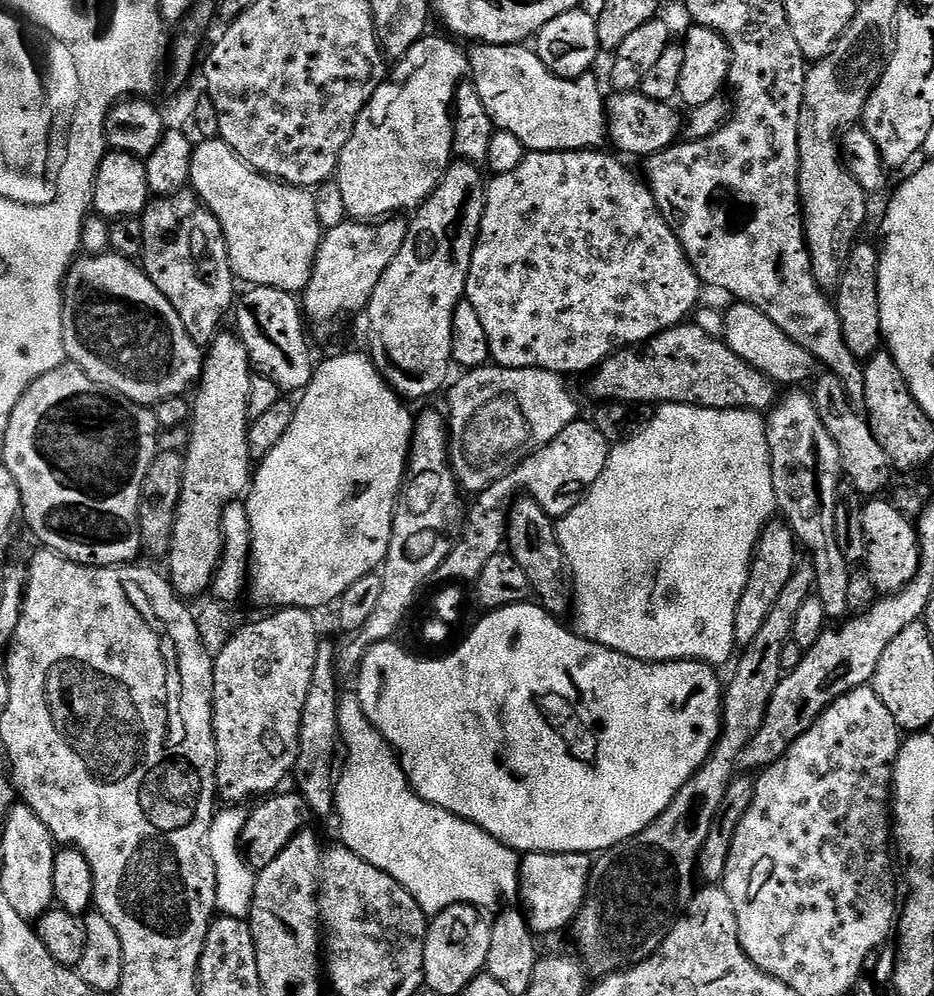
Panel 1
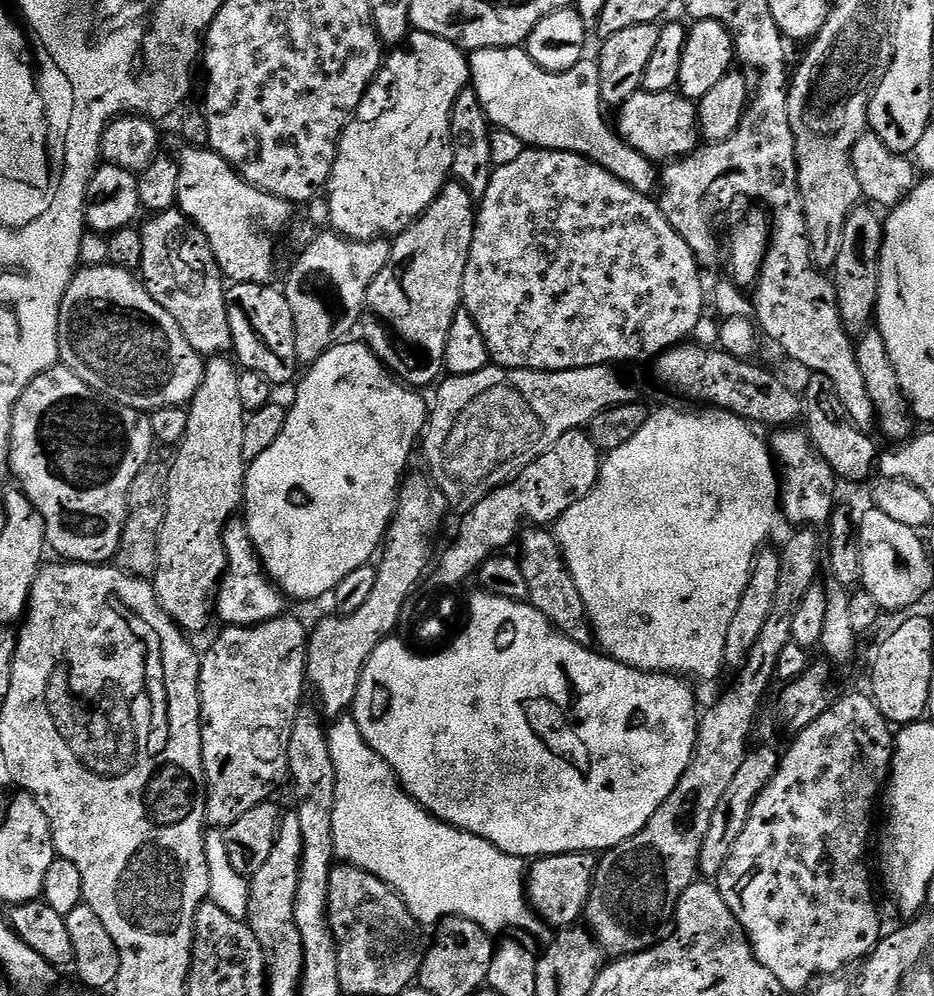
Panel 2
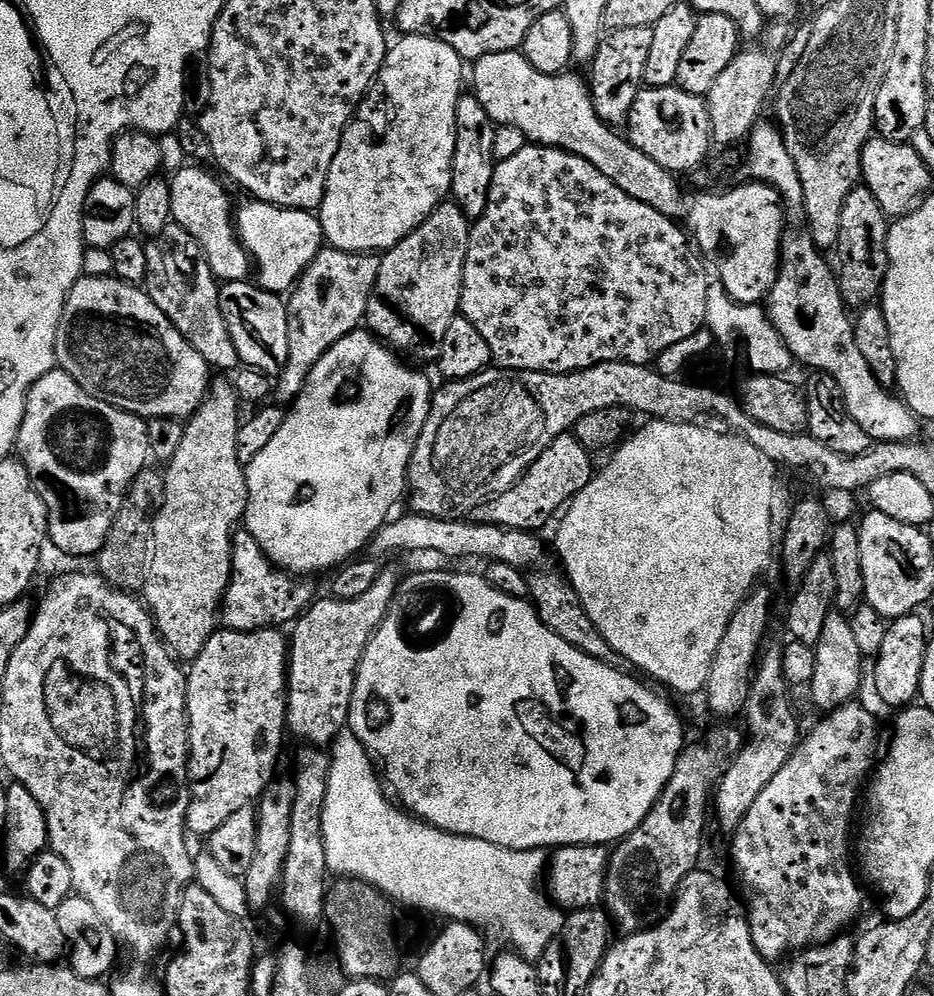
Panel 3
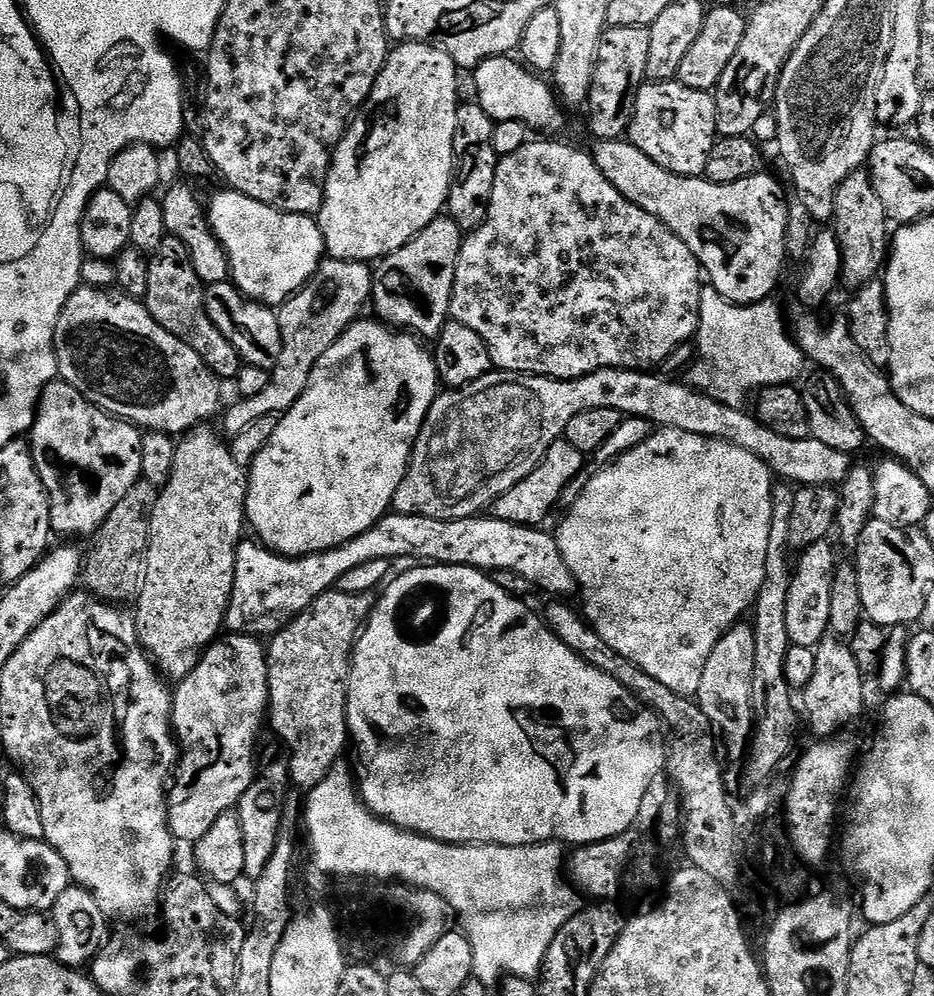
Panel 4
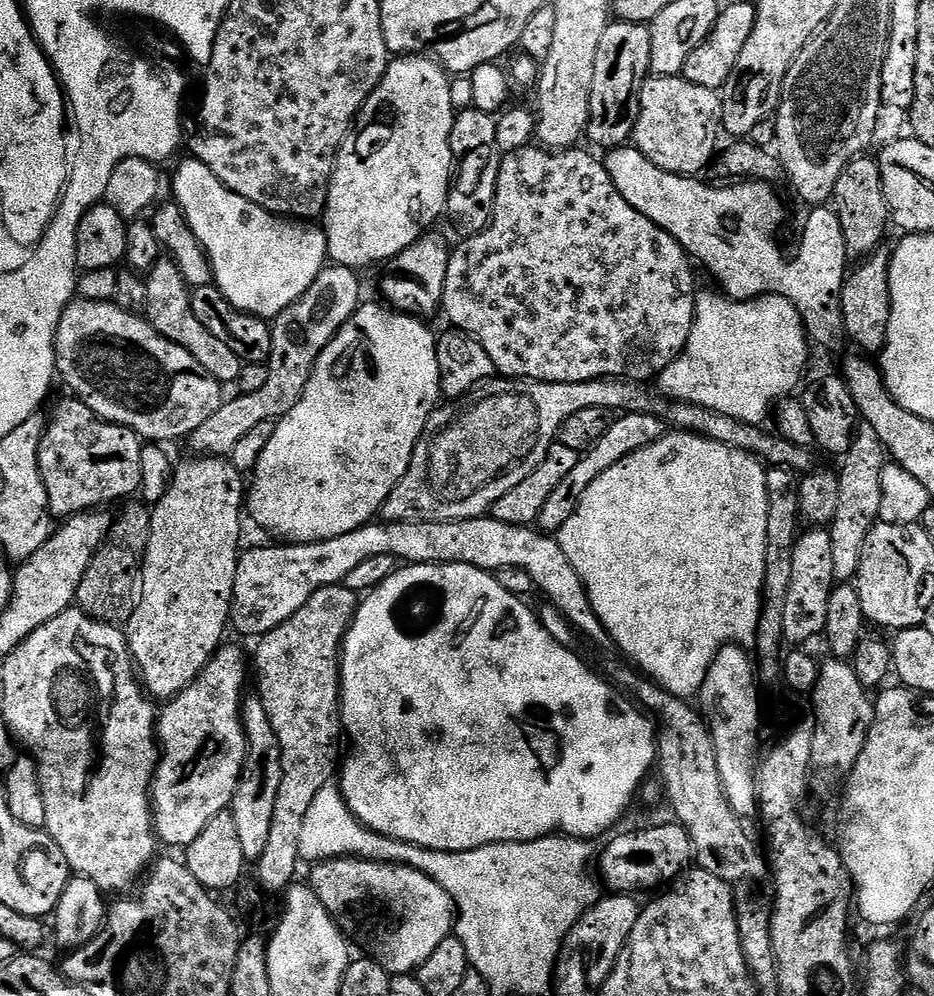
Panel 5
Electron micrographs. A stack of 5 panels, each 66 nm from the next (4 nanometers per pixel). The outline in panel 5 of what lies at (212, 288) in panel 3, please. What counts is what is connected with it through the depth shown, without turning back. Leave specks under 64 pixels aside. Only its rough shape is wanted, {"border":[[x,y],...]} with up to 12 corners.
{"border":[[182,270],[147,273],[146,319],[221,386],[245,361],[194,318]]}

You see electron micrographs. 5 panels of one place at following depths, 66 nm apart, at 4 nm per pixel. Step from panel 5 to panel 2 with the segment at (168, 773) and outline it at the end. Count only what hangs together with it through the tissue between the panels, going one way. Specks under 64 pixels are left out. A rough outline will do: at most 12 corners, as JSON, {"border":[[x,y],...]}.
{"border":[[309,625],[223,629],[200,662],[204,782],[227,830],[288,776]]}

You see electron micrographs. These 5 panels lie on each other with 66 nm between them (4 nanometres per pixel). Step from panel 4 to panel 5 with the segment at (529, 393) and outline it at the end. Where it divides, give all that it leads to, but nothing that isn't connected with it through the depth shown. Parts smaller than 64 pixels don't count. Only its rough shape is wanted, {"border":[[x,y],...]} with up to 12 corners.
{"border":[[623,378],[485,380],[449,428],[430,414],[383,519],[474,520],[578,410],[673,429],[813,471],[741,417]]}

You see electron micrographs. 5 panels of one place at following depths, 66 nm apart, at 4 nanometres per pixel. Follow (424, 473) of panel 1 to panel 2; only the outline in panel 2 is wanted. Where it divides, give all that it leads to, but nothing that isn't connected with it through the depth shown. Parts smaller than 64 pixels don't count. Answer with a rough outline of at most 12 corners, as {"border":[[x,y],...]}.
{"border":[[427,475],[401,483],[356,612],[308,637],[307,683],[325,717],[358,694],[365,662],[429,571],[446,504]]}

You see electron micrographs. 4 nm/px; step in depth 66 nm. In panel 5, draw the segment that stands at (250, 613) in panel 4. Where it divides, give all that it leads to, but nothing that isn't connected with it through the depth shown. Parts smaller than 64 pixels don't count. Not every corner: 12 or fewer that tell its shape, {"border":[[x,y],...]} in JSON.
{"border":[[384,520],[245,547],[230,624],[259,638],[381,554],[524,568],[581,637],[613,647],[555,535]]}

